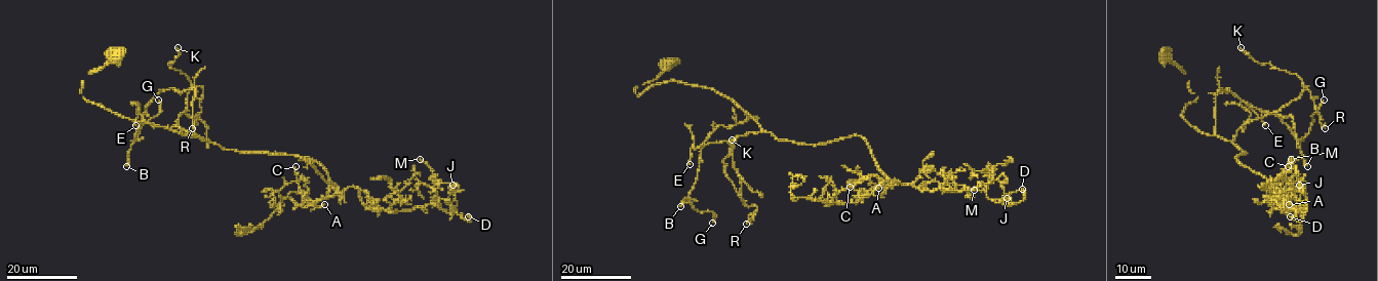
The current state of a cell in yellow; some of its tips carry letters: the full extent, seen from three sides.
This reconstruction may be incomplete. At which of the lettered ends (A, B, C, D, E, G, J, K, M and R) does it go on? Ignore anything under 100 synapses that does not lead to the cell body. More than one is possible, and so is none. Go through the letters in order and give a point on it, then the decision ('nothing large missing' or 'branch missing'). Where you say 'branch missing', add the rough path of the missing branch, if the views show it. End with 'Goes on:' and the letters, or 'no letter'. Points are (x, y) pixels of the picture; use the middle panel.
A: place (878, 188); nothing large missing
B: place (680, 206); nothing large missing
C: place (850, 187); nothing large missing
D: place (1022, 189); nothing large missing
E: place (690, 164); nothing large missing
G: place (712, 223); nothing large missing
J: place (1007, 198); nothing large missing
K: place (732, 139); nothing large missing
M: place (974, 190); nothing large missing
R: place (746, 224); nothing large missing
Goes on: no letter

